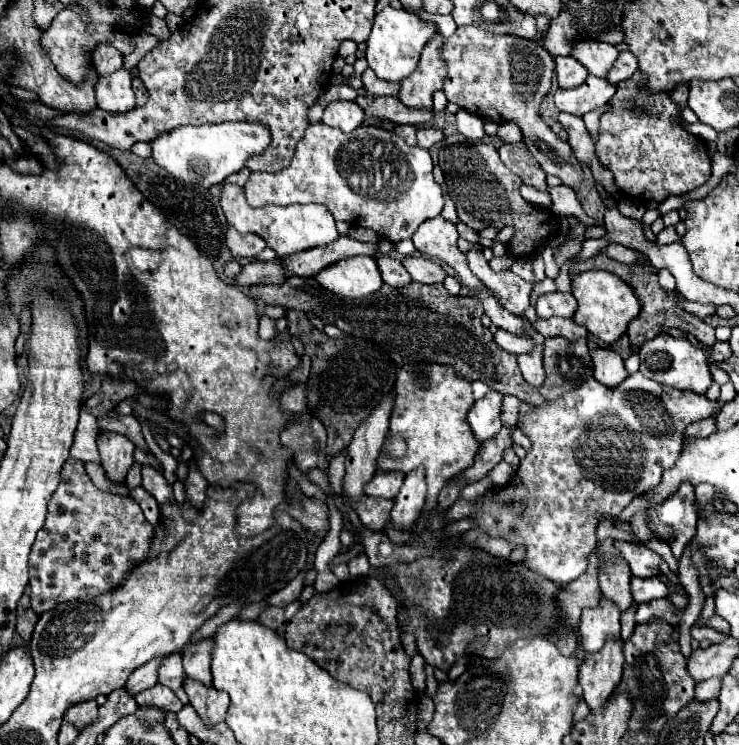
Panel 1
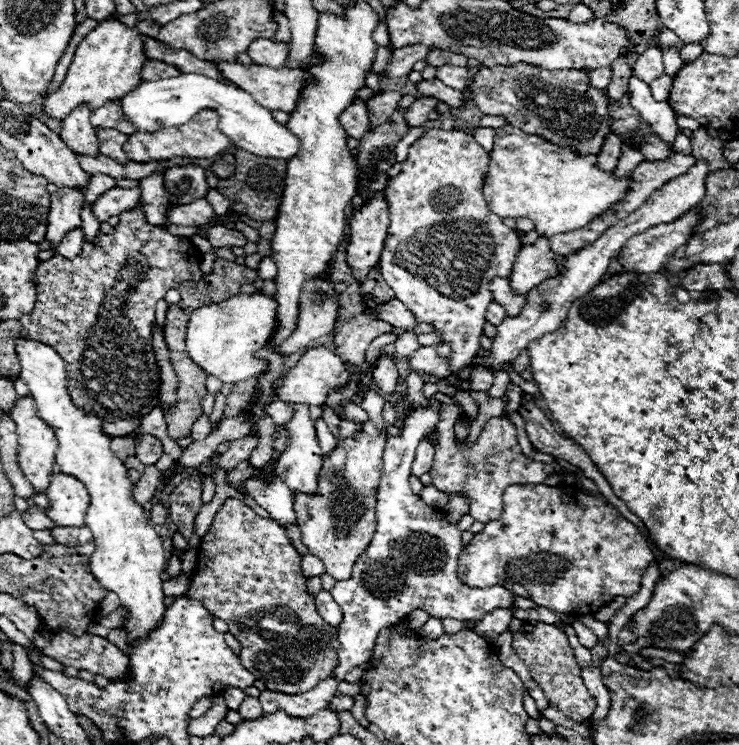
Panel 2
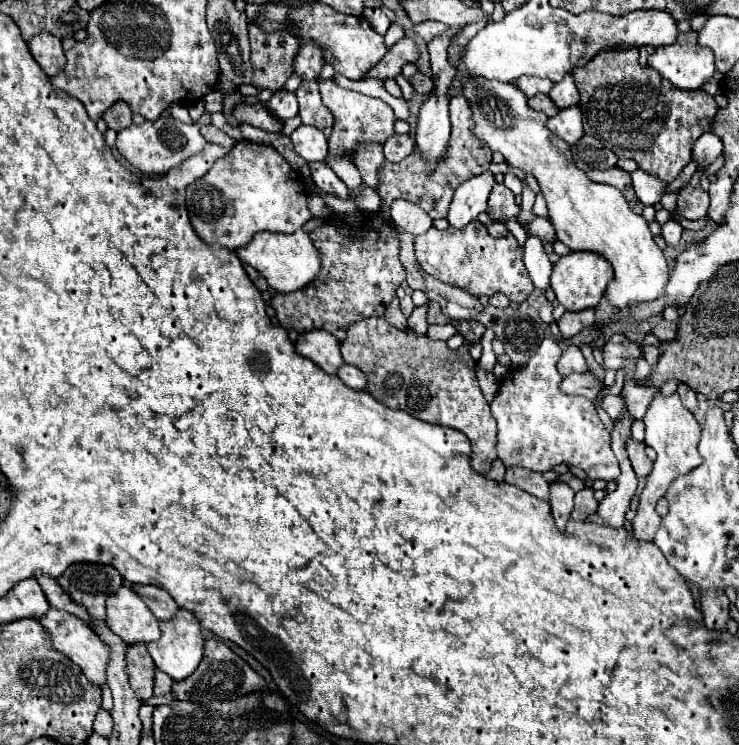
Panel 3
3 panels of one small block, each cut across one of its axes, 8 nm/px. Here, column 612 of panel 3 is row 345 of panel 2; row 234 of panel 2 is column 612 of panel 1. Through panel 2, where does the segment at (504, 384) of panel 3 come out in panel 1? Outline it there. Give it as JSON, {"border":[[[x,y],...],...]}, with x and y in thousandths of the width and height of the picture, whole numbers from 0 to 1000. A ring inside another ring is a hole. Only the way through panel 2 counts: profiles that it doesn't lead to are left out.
{"border":[[[866,499],[850,505],[842,515],[831,518],[831,521],[823,521],[817,515],[812,515],[809,510],[798,507],[793,510],[790,515],[785,515],[782,521],[766,526],[758,532],[758,537],[747,537],[747,540],[739,540],[733,545],[714,545],[714,542],[704,542],[704,577],[709,583],[717,585],[720,591],[720,601],[714,604],[712,615],[704,617],[704,626],[698,631],[698,639],[696,639],[696,650],[685,650],[682,655],[674,655],[668,658],[668,674],[660,674],[660,671],[644,671],[644,679],[647,679],[647,690],[641,690],[639,695],[647,698],[650,709],[658,711],[660,717],[666,719],[679,719],[679,722],[687,722],[690,728],[696,728],[698,733],[709,730],[712,733],[712,762],[750,779],[750,781],[760,781],[760,784],[769,784],[774,779],[779,779],[785,770],[793,768],[793,760],[796,760],[796,746],[801,744],[801,738],[809,733],[809,725],[806,725],[806,701],[812,695],[831,695],[831,693],[839,693],[839,687],[866,663],[877,660],[880,655],[888,655],[893,650],[893,642],[896,642],[896,634],[901,628],[909,628],[923,607],[923,588],[926,588],[926,574],[936,566],[945,566],[945,564],[953,564],[958,561],[963,553],[969,550],[969,540],[961,540],[955,532],[945,532],[939,526],[928,526],[928,523],[917,523],[917,521],[909,521],[909,518],[899,518],[899,515],[890,515],[885,510],[877,510],[871,507]]]}

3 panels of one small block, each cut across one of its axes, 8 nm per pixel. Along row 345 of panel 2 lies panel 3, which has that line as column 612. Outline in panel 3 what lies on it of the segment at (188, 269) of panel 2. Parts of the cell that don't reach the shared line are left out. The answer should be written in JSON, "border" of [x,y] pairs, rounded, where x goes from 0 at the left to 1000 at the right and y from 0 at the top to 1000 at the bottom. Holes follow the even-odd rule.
{"border":[[[823,64],[812,67],[801,81],[796,81],[790,89],[774,94],[779,118],[785,123],[785,148],[790,156],[790,177],[809,185],[820,199],[828,193],[828,204],[836,212],[855,212],[861,215],[863,226],[871,231],[893,239],[896,244],[907,247],[912,244],[923,226],[934,220],[936,215],[936,199],[942,188],[961,174],[961,164],[966,161],[972,142],[961,126],[953,121],[945,123],[923,123],[912,118],[904,107],[896,107],[890,97],[880,89],[866,89],[863,86],[863,64]]]}

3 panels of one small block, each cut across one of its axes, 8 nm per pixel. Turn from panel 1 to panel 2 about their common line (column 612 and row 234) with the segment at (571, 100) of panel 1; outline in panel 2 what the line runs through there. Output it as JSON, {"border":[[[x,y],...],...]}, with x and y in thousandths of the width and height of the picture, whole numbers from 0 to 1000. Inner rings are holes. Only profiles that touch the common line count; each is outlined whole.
{"border":[[[114,277],[114,282],[108,285],[111,287],[111,306],[114,306],[114,317],[116,322],[127,322],[130,311],[135,309],[135,298],[130,298],[130,293],[124,290],[124,279],[122,277]]]}

